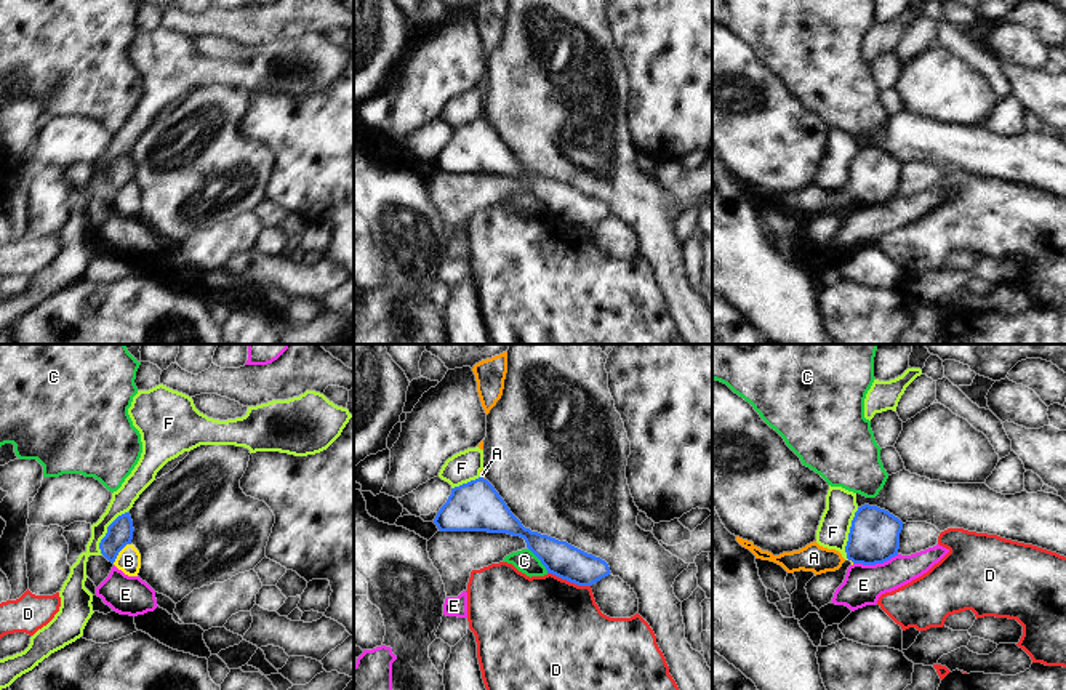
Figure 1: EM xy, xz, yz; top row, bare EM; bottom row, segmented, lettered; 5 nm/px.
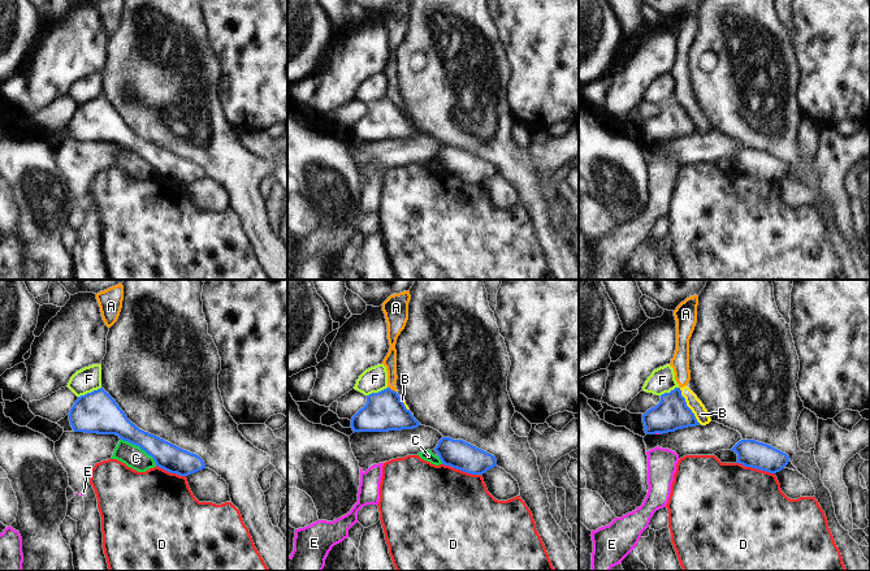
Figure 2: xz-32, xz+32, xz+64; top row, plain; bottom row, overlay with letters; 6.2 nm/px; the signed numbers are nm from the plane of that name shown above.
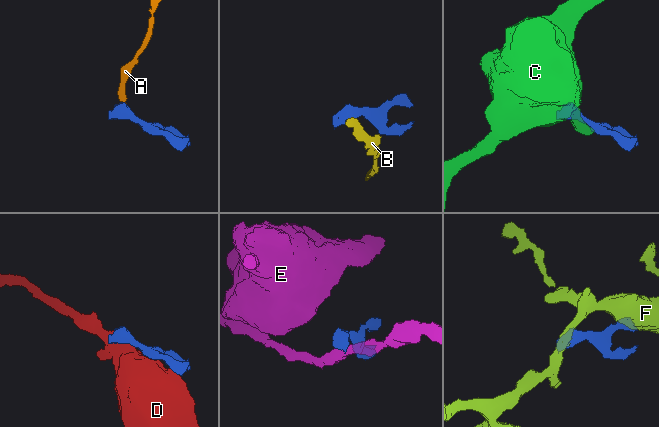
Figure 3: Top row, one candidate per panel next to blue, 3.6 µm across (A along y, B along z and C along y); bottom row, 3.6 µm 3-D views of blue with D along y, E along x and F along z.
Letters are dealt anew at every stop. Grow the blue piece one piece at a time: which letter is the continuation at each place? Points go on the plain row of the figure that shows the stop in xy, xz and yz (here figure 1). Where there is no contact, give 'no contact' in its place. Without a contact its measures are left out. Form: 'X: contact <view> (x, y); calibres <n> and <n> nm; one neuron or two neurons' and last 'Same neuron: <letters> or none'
A: contact xz (482, 119); calibres 260 and 30 nm; two neurons
B: contact xy (119, 192); calibres 130 and 120 nm; two neurons
C: contact xz (540, 200); calibres 170 and 110 nm; two neurons
D: contact xz (569, 221); calibres 170 and 480 nm; two neurons
E: contact yz (876, 204); calibres 260 and 200 nm; two neurons
F: contact yz (849, 175); calibres 260 and 160 nm; two neurons
Same neuron: none

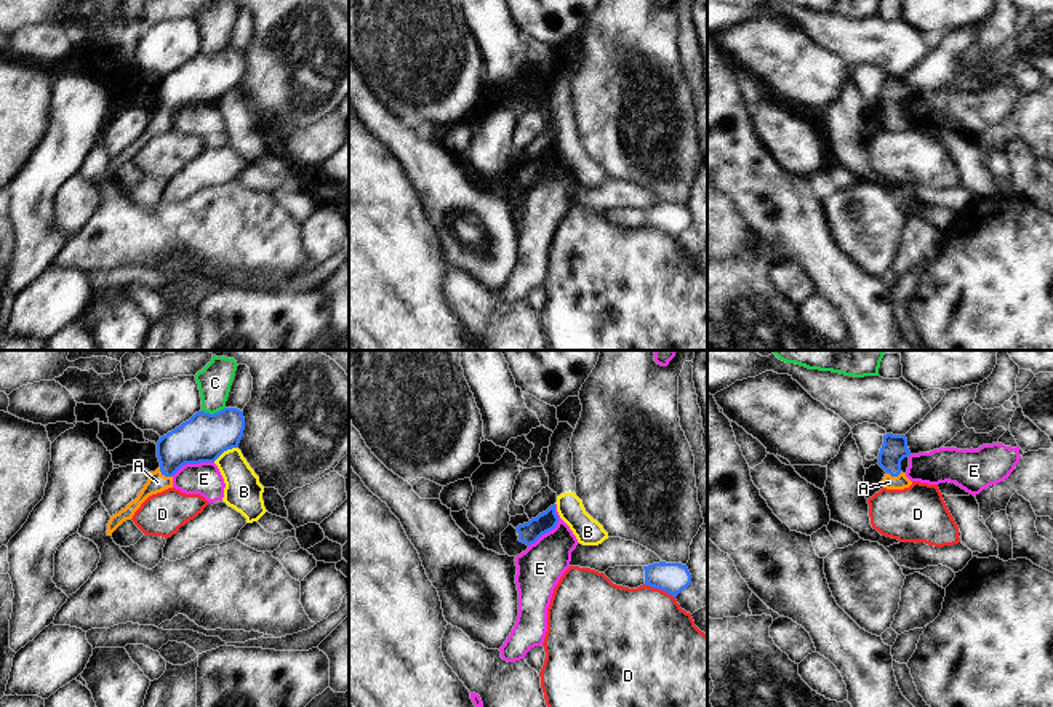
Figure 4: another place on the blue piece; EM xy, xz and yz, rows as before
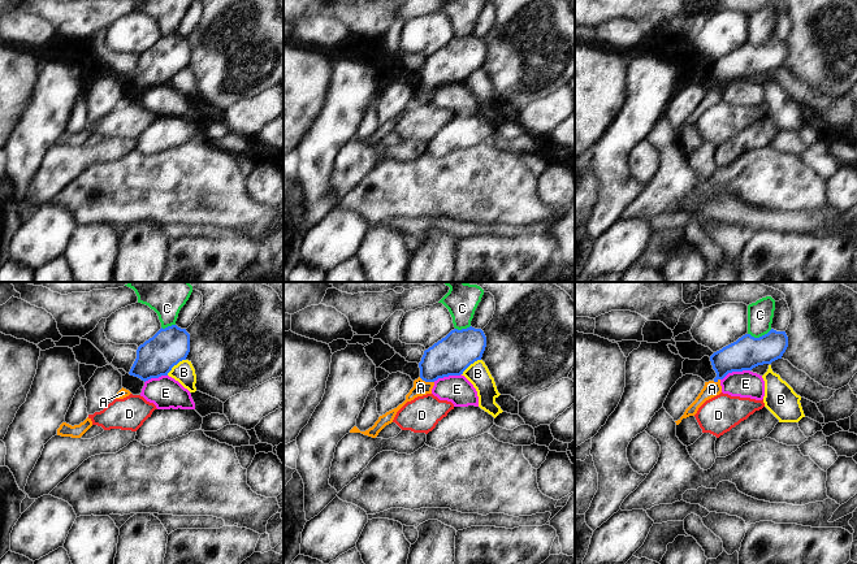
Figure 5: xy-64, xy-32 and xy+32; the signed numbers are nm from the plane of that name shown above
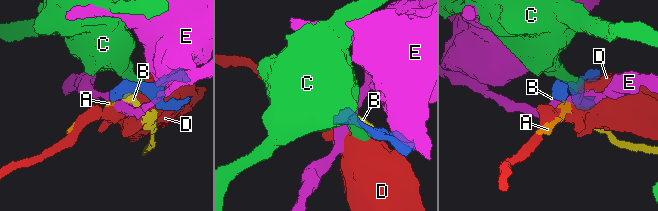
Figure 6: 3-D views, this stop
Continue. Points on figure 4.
A: contact xy (165, 117); calibres 220 and 90 nm; one neuron
B: contact xy (224, 91); calibres 240 and 190 nm; two neurons
C: contact xy (215, 55); calibres 240 and 170 nm; two neurons
D: contact xz (660, 229); calibres 160 and 460 nm; two neurons
E: contact xz (552, 170); calibres 110 and 220 nm; two neurons
Same neuron: A

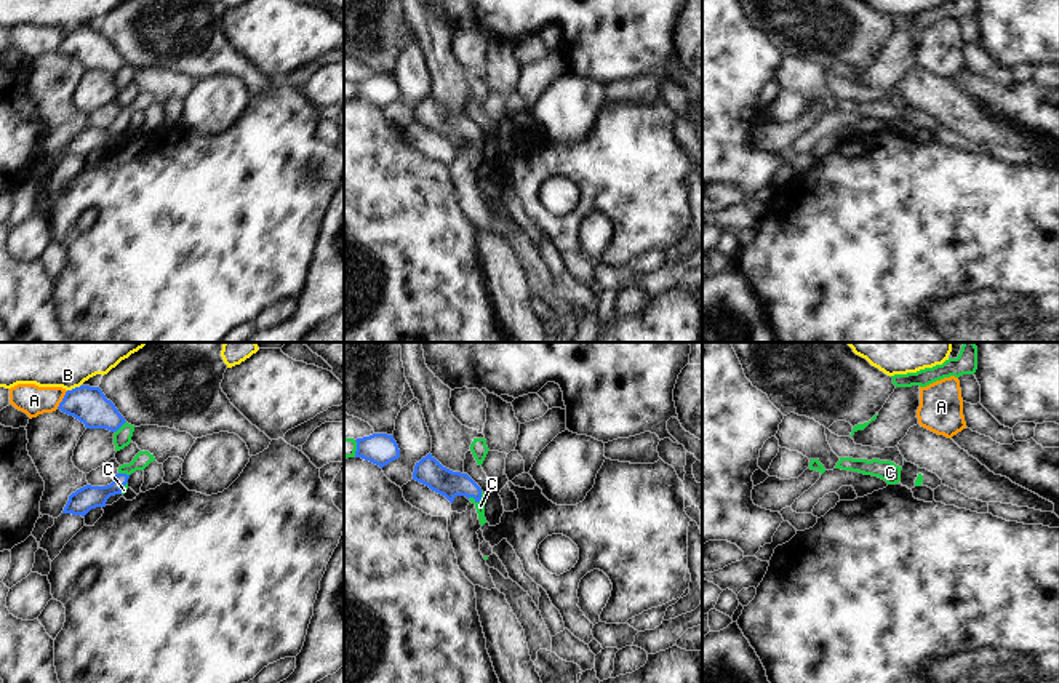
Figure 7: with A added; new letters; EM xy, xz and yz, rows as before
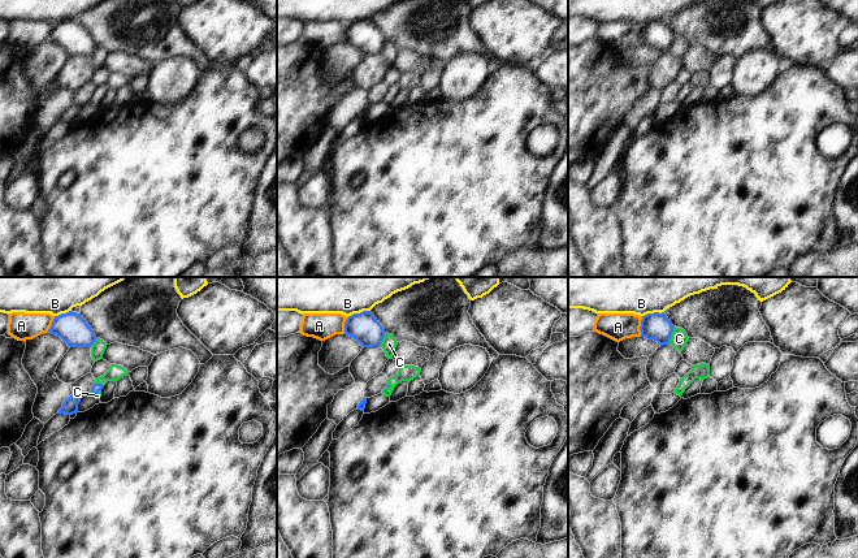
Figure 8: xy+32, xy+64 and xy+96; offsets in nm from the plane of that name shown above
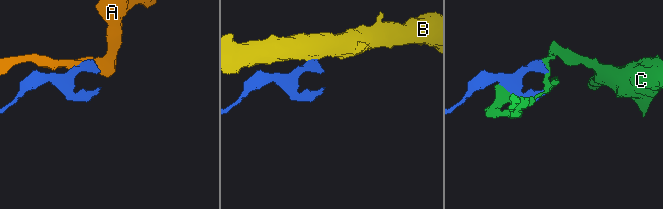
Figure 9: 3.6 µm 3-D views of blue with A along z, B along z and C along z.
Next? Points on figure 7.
A: contact xy (63, 42); calibres 180 and 150 nm; two neurons
B: contact xy (75, 29); calibres 180 and 160 nm; two neurons
C: contact xz (477, 143); calibres 140 and 50 nm; two neurons
Same neuron: none

